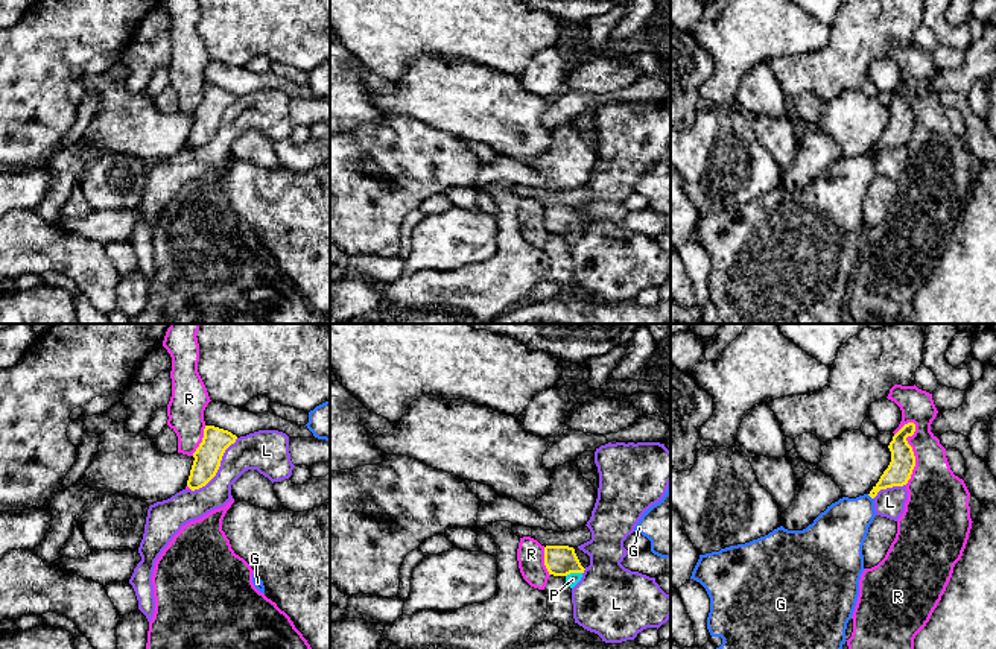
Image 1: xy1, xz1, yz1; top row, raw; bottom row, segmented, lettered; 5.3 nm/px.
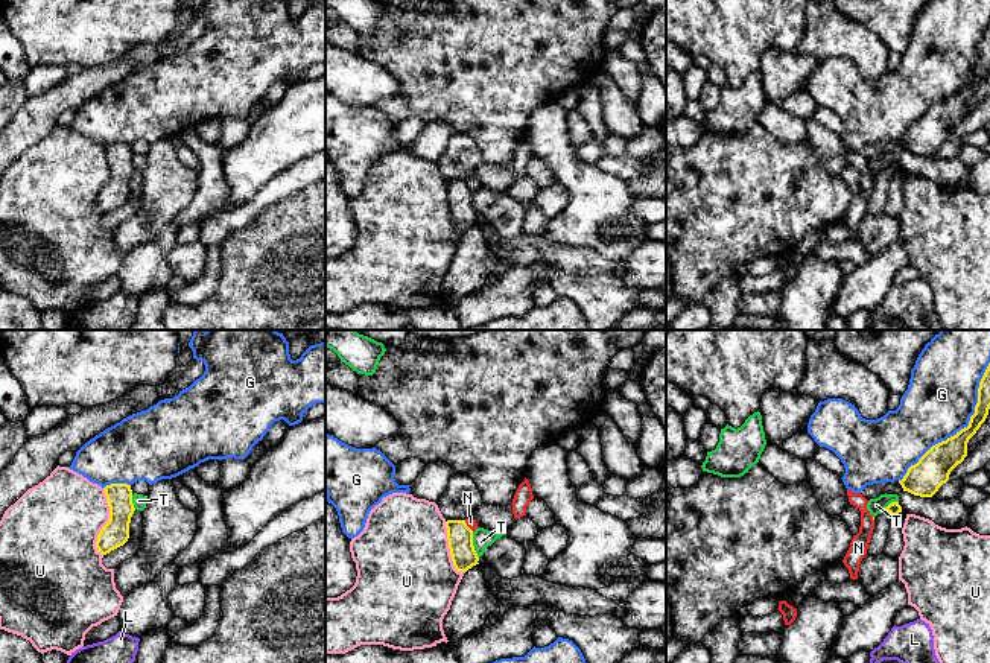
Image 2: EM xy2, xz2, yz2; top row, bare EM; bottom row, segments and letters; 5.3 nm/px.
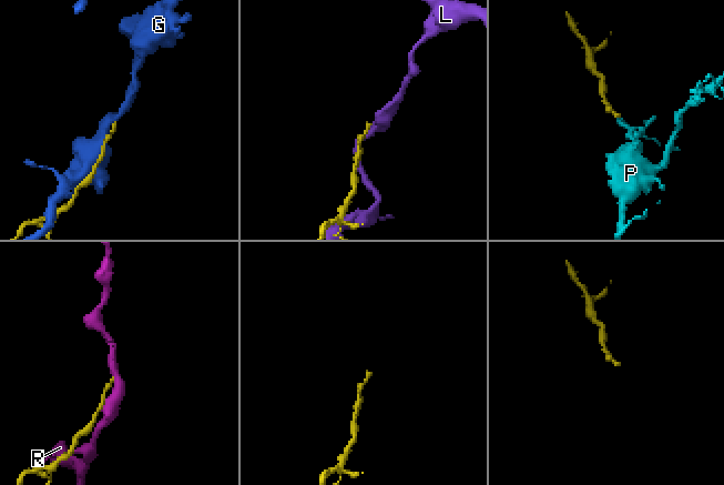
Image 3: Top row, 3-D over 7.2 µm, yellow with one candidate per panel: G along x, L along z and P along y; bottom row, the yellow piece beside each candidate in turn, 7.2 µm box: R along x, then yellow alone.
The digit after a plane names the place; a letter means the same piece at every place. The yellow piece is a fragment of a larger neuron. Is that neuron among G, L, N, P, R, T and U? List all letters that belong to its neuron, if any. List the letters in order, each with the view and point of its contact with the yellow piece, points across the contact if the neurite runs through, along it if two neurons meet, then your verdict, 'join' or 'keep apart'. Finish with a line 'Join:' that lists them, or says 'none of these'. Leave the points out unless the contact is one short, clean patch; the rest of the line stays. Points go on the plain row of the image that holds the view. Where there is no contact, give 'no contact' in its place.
G: yz2 (964, 87) | keep apart
L: xy1 (218, 128) | keep apart
N: xz2 (467, 186) | keep apart
P: xz1 (574, 231) | across xz1 (560, 219), (574, 231), (572, 239) | join
R: yz1 (913, 113) | keep apart
T: xz2 (472, 204) | keep apart
U: xy2 (108, 181) | keep apart
Join: P

